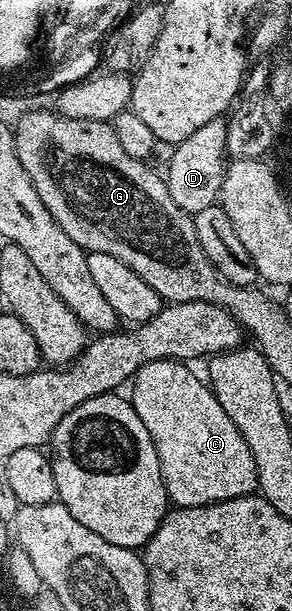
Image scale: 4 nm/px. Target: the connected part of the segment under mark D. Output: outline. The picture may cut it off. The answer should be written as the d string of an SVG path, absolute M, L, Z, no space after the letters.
M223 117L209 120L200 130L193 131L188 139L176 145L173 158L165 166L165 180L169 195L186 213L200 213L206 207L216 204L220 187L223 186L225 160L227 155L227 121Z

